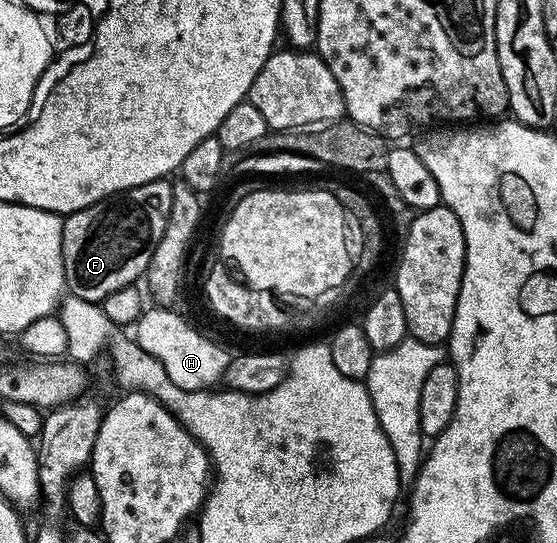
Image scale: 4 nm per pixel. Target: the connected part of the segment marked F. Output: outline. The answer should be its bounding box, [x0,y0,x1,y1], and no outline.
[62,179,172,304]

